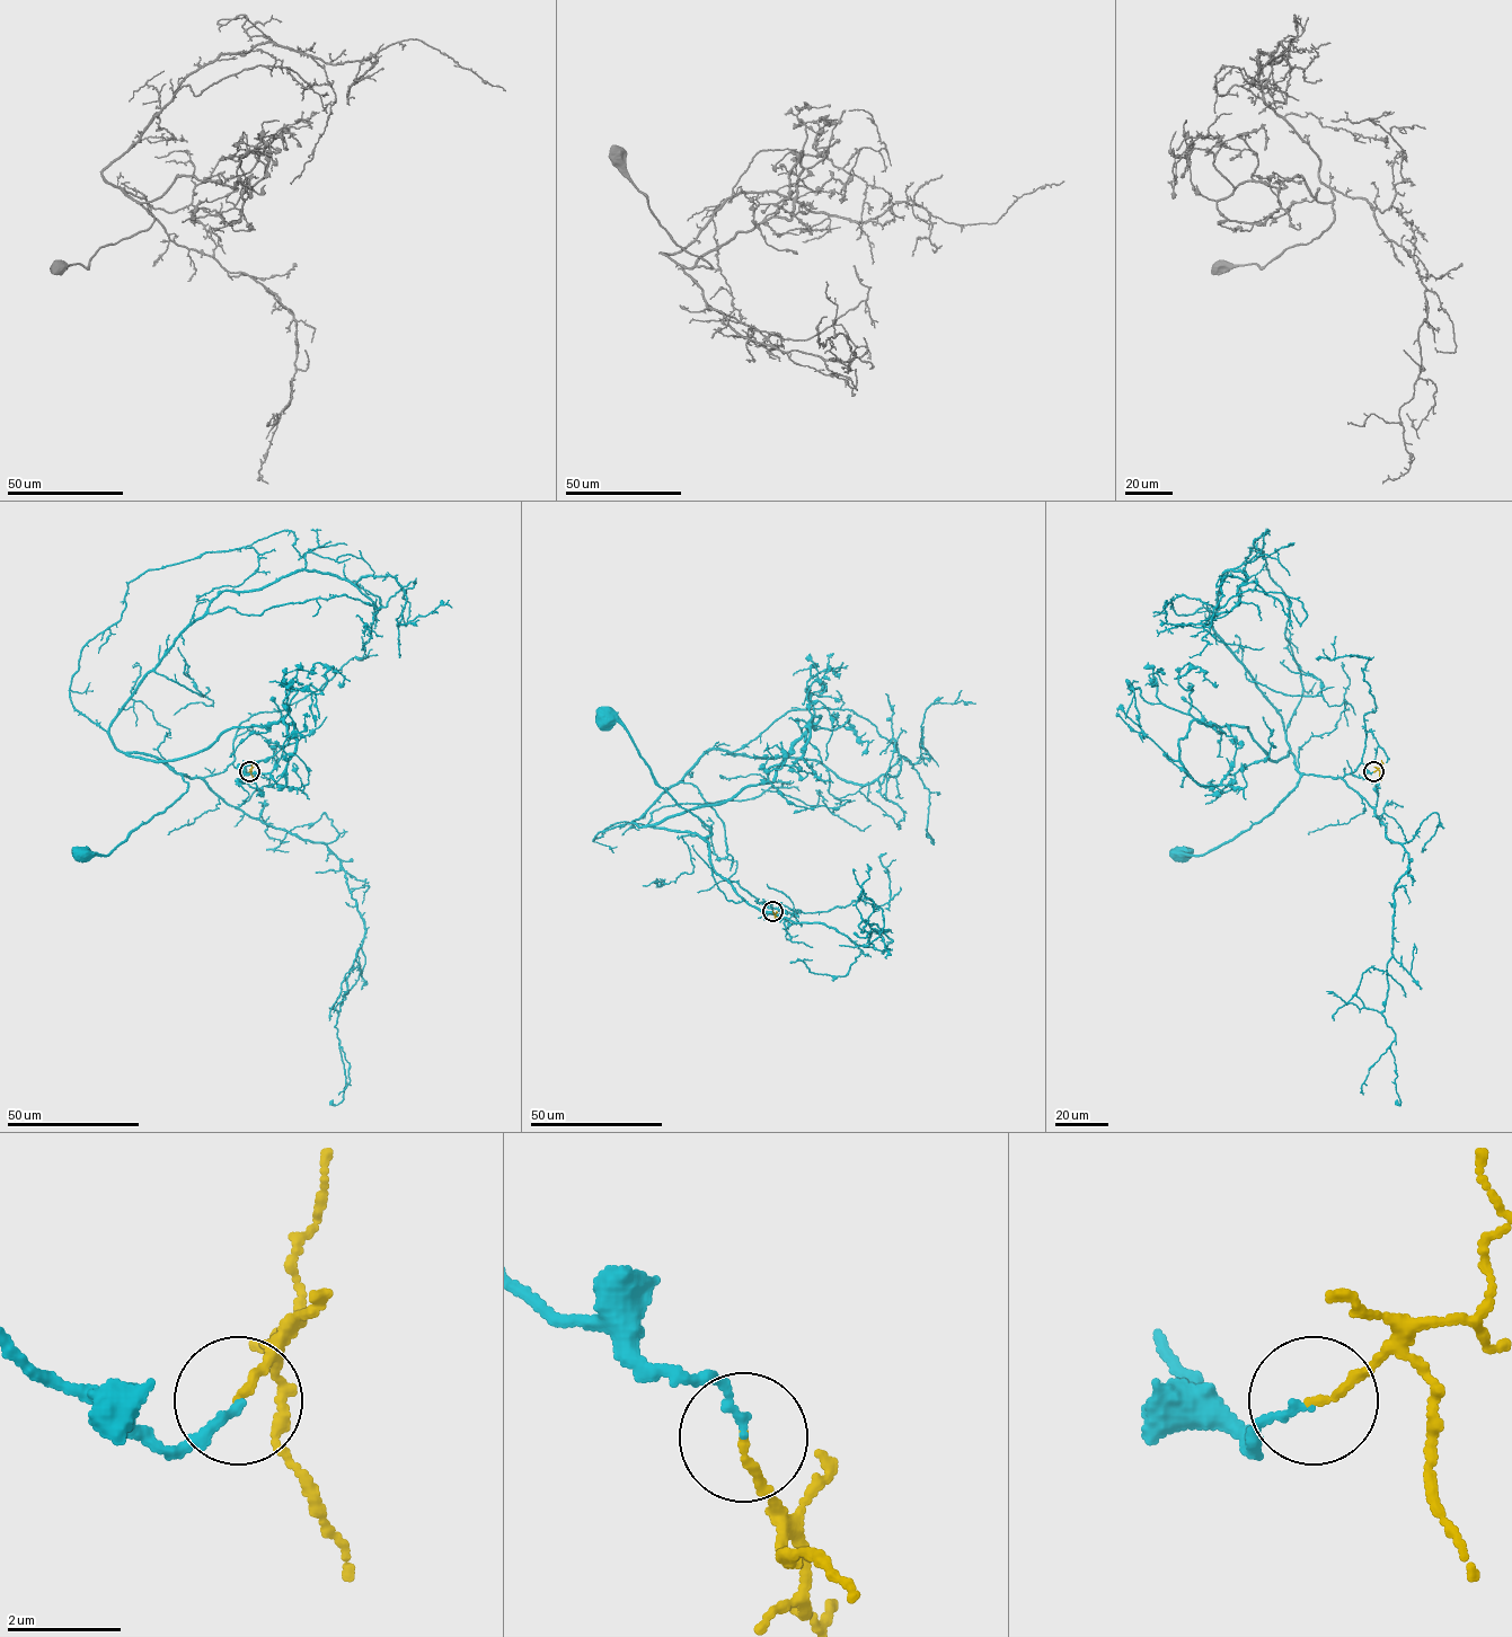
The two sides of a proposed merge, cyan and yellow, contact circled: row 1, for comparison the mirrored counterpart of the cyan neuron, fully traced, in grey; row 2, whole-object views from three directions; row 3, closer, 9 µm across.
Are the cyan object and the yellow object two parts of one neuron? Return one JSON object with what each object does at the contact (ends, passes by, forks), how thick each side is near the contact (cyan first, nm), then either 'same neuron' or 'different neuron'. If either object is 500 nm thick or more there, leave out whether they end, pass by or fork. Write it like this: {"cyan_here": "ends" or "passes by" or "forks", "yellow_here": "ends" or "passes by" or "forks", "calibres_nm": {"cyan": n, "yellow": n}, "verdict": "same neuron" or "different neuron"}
{"cyan_here": "ends", "yellow_here": "ends", "calibres_nm": {"cyan": 110, "yellow": 140}, "verdict": "same neuron"}

